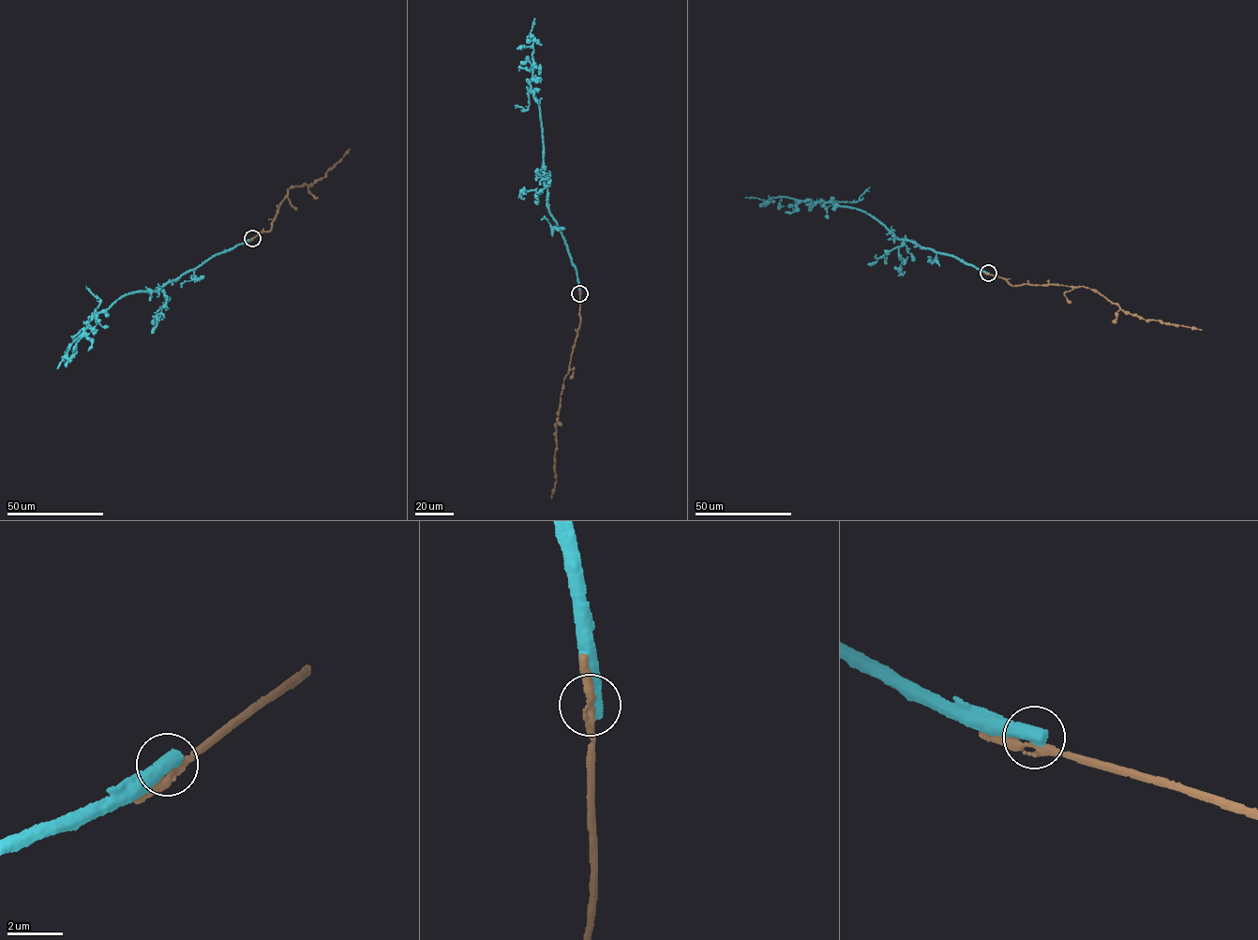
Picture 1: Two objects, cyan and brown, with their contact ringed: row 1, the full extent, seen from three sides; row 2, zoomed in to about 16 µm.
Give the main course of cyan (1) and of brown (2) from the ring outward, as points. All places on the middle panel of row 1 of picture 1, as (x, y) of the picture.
1: (580, 293), (576, 268), (547, 202), (541, 114), (538, 101), (530, 86), (533, 40), (527, 37), (534, 18)
2: (580, 293), (580, 325), (568, 373), (563, 380), (556, 426), (556, 481), (550, 499)

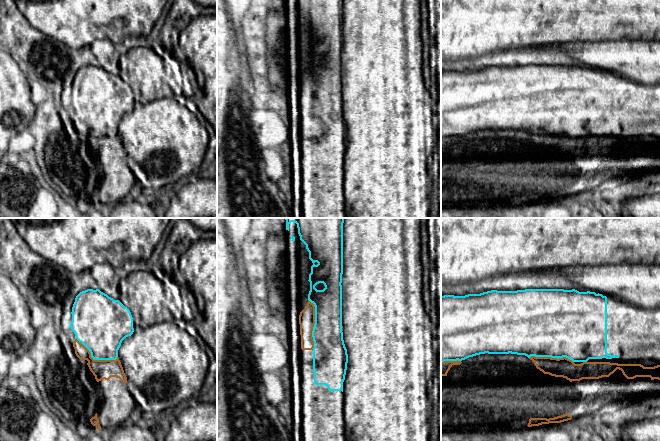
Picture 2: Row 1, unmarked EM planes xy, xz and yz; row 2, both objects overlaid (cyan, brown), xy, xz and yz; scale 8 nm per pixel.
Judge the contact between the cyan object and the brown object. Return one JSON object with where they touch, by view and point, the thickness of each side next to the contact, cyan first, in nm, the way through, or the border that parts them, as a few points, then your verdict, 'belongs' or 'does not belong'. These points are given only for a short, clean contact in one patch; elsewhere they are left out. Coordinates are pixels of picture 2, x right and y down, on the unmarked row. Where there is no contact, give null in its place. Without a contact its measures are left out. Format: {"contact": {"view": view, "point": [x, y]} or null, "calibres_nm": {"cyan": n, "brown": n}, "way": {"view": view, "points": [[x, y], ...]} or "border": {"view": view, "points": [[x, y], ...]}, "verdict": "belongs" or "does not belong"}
{"contact": {"view": "xz", "point": [314, 101]}, "calibres_nm": {"cyan": 260, "brown": 130}, "verdict": "does not belong"}

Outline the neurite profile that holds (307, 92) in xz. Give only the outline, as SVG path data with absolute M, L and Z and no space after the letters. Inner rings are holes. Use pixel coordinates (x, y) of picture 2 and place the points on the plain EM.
M309 76L307 83L300 88L299 91L301 125L313 126L314 117L312 107L315 100L315 82Z

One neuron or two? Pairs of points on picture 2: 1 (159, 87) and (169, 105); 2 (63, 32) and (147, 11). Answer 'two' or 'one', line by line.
1: two
2: one

